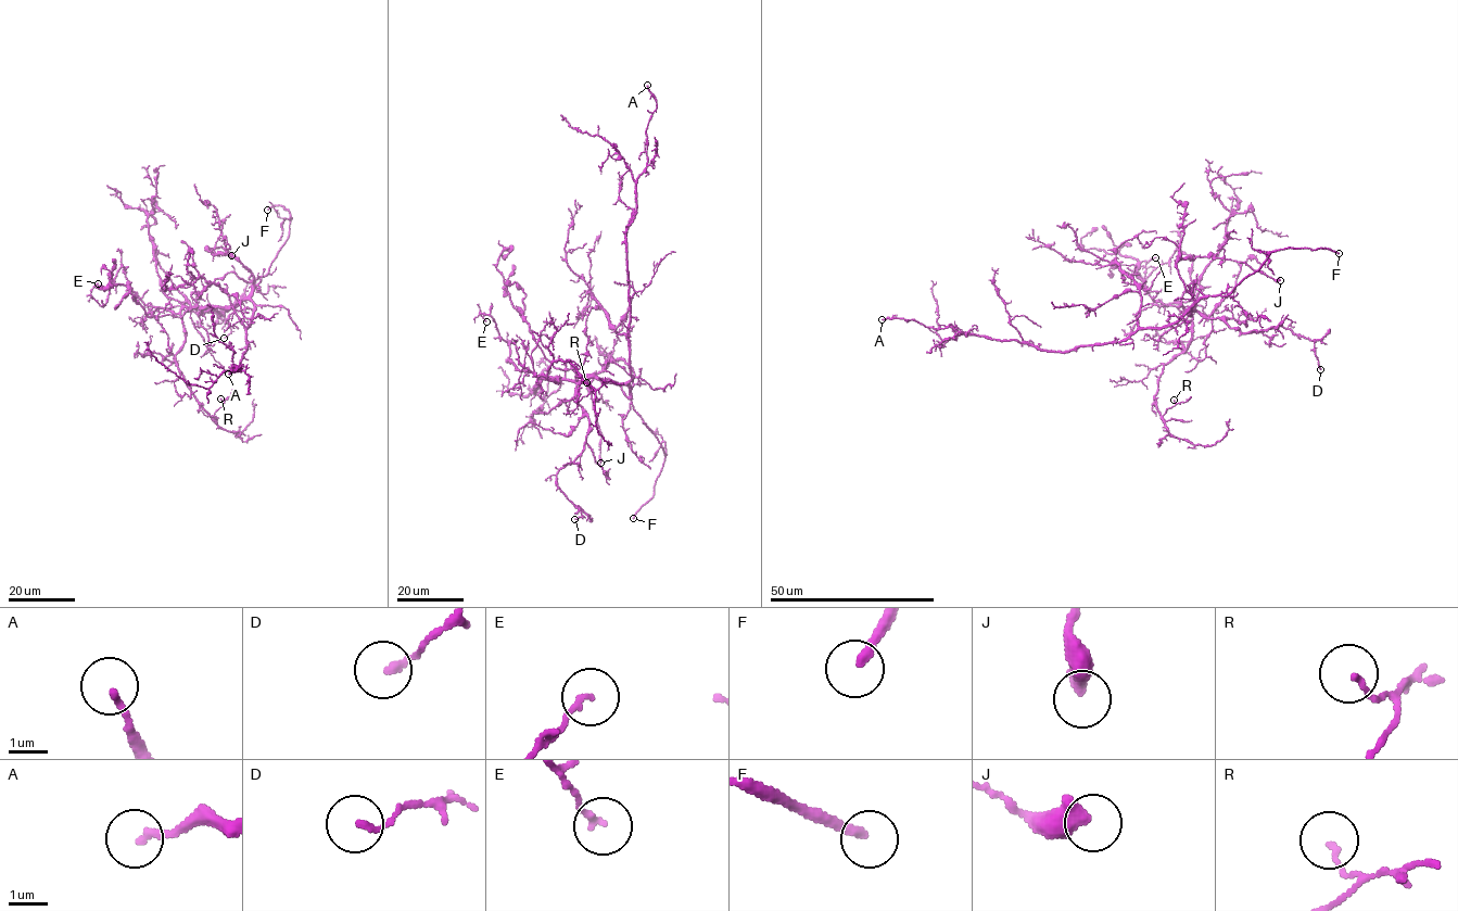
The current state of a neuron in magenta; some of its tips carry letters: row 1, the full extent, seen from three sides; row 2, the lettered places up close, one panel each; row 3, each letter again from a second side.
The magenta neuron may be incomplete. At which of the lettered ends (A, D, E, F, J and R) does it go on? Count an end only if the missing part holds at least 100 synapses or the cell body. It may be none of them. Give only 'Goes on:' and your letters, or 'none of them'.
Goes on: F

